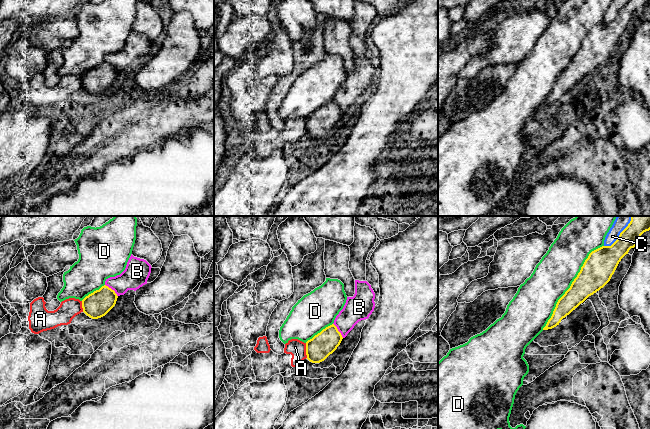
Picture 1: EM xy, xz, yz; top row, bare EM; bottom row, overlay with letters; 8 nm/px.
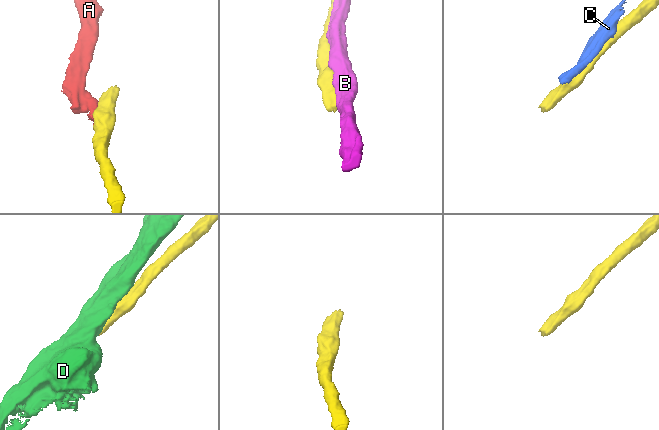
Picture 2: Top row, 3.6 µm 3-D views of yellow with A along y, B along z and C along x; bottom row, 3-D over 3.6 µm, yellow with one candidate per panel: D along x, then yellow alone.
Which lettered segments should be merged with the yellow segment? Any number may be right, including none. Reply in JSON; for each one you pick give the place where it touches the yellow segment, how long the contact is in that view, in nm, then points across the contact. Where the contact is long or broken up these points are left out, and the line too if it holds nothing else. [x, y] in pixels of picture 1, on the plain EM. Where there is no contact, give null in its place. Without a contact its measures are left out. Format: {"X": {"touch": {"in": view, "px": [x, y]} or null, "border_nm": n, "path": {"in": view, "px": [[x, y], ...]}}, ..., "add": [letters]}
{"add": []}

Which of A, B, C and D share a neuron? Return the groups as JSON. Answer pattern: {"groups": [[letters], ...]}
{"groups": [["A"], ["B"], ["C"], ["D"]]}

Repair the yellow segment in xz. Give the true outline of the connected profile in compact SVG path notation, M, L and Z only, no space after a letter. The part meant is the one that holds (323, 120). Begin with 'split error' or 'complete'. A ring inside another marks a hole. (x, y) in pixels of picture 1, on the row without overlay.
complete; M332 100L306 118L307 135L312 139L320 139L332 130L340 121L343 113L337 103Z

